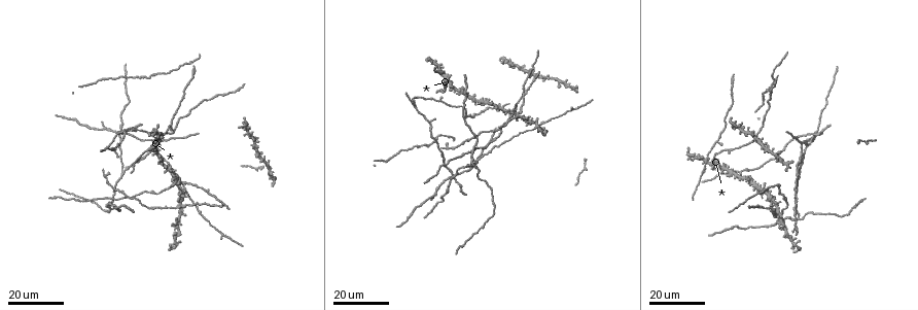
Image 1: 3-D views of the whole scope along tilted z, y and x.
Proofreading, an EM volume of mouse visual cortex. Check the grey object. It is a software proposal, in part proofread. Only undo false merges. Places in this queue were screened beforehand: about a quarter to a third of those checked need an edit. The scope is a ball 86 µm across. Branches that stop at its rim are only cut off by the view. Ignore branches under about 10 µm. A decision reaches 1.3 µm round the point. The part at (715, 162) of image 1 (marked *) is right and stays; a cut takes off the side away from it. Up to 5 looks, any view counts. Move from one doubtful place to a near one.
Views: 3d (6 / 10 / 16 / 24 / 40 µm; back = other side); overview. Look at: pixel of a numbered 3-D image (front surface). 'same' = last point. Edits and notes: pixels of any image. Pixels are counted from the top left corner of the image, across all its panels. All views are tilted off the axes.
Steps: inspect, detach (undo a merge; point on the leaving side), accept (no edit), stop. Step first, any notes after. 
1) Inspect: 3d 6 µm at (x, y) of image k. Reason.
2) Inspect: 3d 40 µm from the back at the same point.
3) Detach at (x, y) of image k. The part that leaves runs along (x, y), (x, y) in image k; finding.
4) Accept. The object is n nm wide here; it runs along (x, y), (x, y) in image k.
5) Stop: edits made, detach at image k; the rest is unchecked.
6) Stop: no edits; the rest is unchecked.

Inspect: 3d 16 µm at (717, 171) of image 1. Three-way junction.

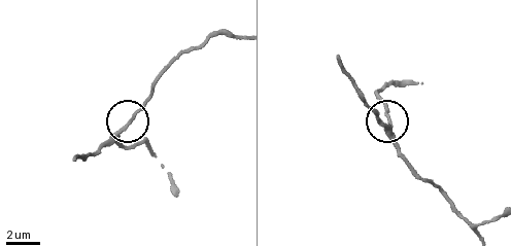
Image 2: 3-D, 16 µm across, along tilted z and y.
Inspect: 3d 10 µm at (124, 130) of image 2.

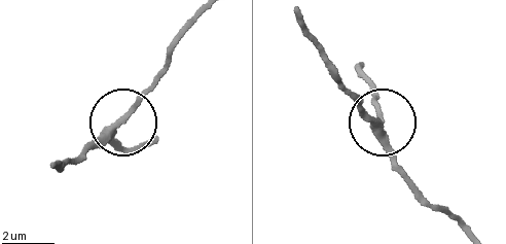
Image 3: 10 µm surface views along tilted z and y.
Accept. It runs along (467, 231), (424, 197), (401, 168), (363, 70) in image 3; continuous, no second neuron.

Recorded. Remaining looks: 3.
Inspect: 3d 16 µm at (477, 169) of image 1. Three-way junction.

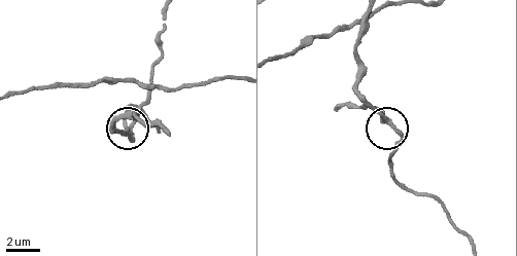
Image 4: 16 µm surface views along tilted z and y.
Inspect: 3d 6 µm at (389, 122) of image 4.

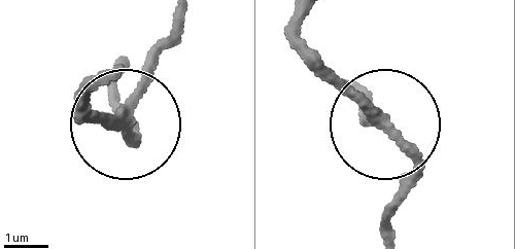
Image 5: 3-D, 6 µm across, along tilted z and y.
Accept. 3 arms meet here; it runs along (301, 20), (312, 61), (379, 111), (398, 146), (388, 218) in image 5; one neuron here.

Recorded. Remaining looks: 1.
Stop: no edits; the rest is unchecked.

